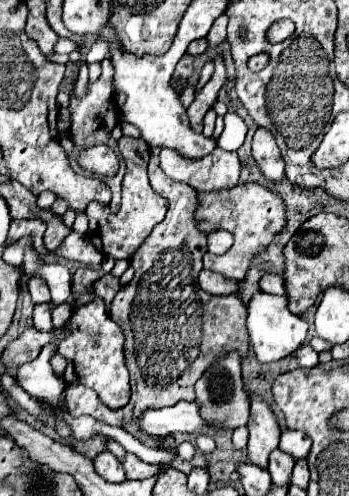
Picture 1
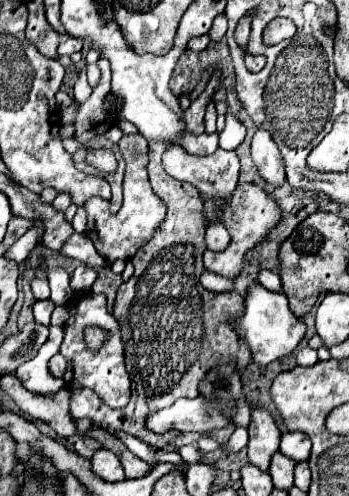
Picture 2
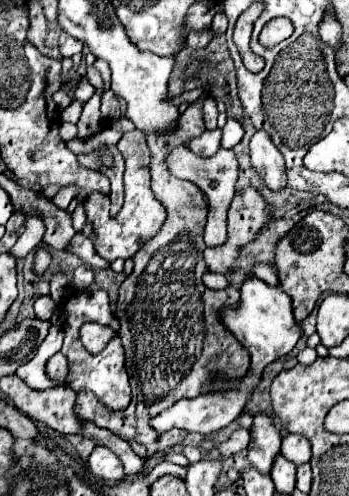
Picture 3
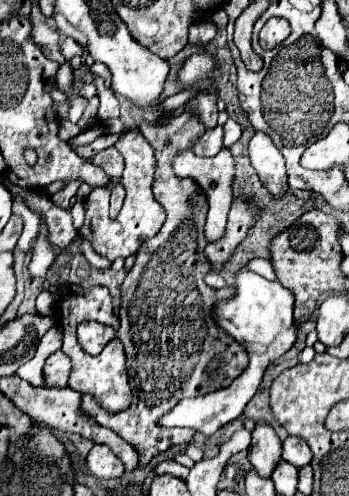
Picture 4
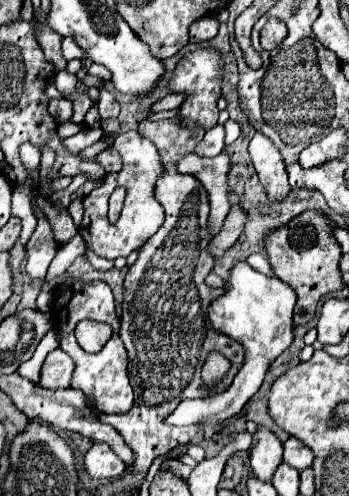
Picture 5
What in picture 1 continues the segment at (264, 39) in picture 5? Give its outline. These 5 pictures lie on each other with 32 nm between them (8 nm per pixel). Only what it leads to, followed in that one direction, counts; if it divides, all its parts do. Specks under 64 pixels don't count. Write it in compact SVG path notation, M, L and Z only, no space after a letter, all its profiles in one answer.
M288 19L275 22L267 32L268 41L271 44L281 42L294 34L295 25Z

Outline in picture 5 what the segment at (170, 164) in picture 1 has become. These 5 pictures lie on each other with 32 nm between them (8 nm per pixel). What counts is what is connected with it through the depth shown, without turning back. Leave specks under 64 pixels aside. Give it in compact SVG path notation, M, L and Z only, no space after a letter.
M194 152L182 156L176 162L176 170L180 174L192 174L208 192L210 198L210 218L208 232L210 236L218 236L224 226L224 218L230 210L228 204L228 174L230 174L230 156L220 152L214 158L200 158Z

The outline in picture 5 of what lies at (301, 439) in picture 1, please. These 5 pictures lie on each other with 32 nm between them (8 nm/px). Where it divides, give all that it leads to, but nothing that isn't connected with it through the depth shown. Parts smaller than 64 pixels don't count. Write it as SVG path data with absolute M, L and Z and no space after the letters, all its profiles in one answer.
M290 436L290 438L284 442L284 462L286 462L286 464L292 464L294 468L304 470L304 468L312 466L312 460L314 460L312 450L310 450L304 442L300 442L298 438L292 438L292 436Z

